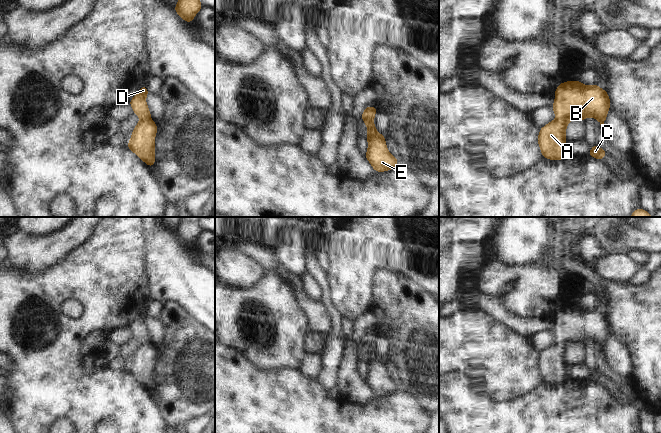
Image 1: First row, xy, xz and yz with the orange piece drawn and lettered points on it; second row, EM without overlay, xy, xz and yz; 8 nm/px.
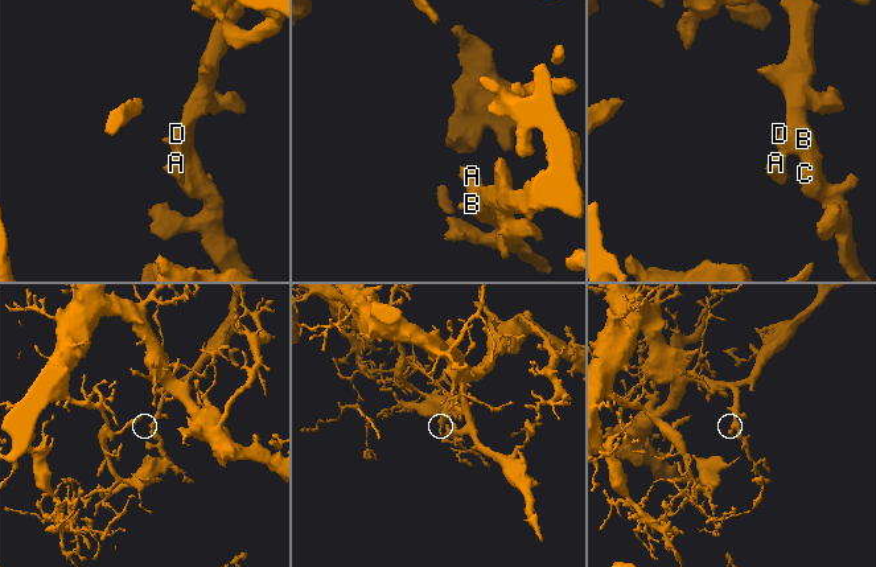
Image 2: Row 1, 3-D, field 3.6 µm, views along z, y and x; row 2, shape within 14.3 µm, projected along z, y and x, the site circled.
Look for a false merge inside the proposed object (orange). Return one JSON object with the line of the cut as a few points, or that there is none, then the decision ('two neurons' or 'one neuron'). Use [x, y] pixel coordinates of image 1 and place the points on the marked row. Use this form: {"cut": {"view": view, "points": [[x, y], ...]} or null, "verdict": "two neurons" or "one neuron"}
{"cut": null, "verdict": "one neuron"}

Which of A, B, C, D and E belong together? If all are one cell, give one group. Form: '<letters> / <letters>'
A B C D E

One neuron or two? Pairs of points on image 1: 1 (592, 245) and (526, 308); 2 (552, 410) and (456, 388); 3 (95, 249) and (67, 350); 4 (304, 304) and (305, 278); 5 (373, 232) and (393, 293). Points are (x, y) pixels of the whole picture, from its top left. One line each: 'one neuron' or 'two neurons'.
1: two neurons
2: one neuron
3: one neuron
4: two neurons
5: two neurons

